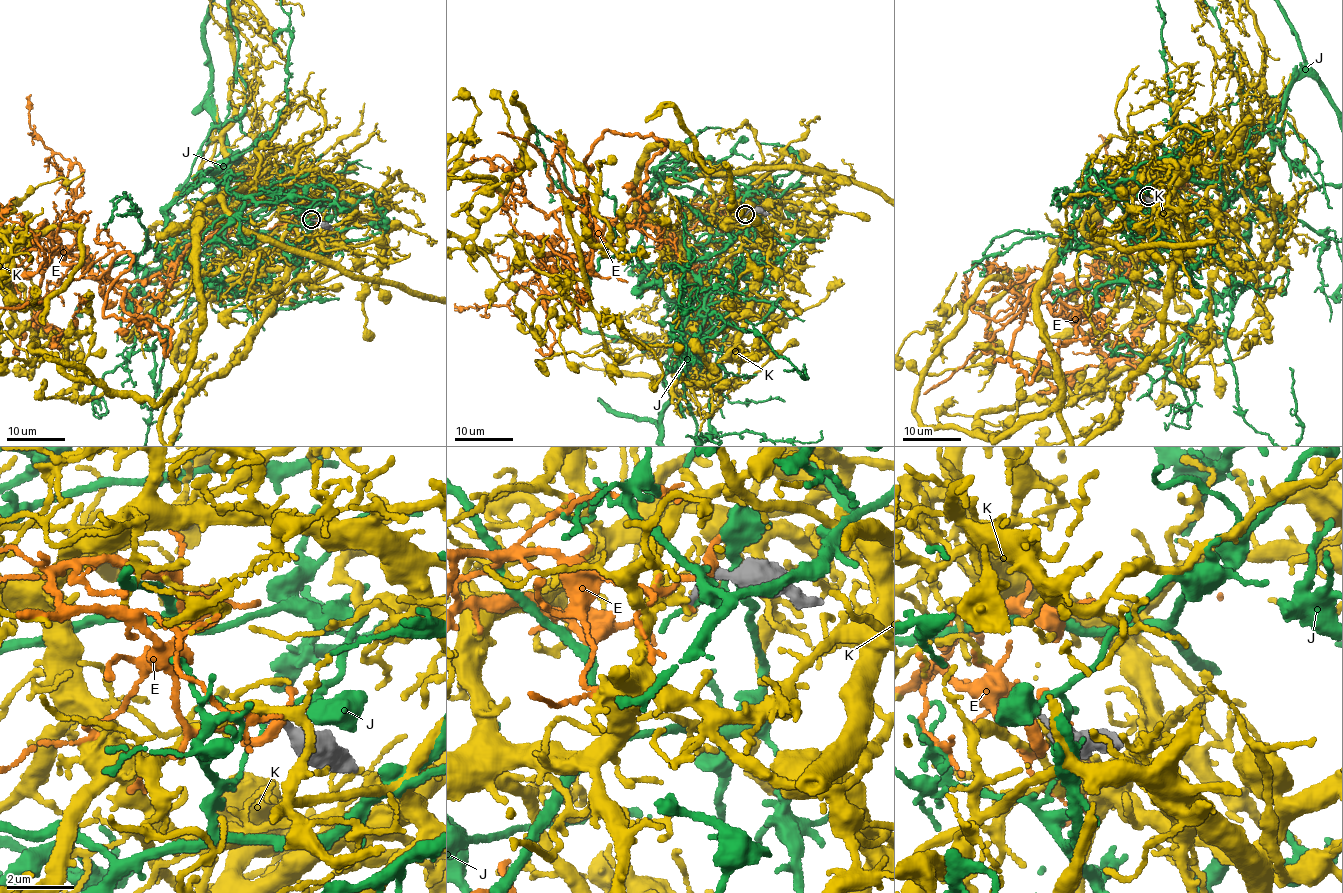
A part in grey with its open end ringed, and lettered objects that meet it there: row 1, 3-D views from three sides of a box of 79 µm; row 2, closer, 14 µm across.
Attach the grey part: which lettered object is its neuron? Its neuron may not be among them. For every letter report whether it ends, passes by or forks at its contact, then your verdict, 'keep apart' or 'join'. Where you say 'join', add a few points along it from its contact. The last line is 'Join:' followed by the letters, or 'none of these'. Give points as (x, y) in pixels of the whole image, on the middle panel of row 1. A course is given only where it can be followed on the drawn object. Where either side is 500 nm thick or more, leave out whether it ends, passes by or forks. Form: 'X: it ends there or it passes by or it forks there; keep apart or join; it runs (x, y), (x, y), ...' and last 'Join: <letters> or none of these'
E: it ends there; keep apart
J: it forks there; keep apart
K: it passes by; keep apart
Join: none of these

